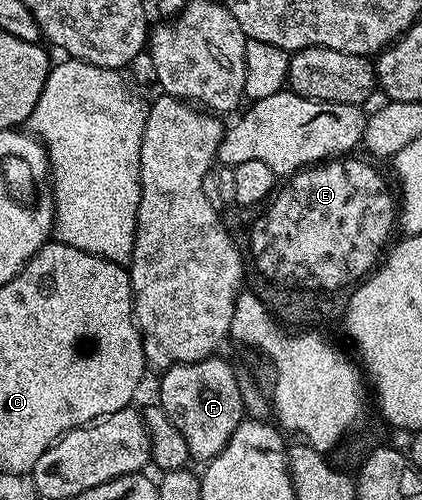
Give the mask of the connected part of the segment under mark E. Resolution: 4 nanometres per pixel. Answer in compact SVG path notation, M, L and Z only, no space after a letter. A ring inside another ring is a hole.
M330 159L299 169L255 219L250 229L250 253L267 282L307 291L330 291L326 289L342 289L361 282L379 264L387 248L386 240L396 229L396 197L390 194L385 179L369 165L369 160L346 160L350 159Z

